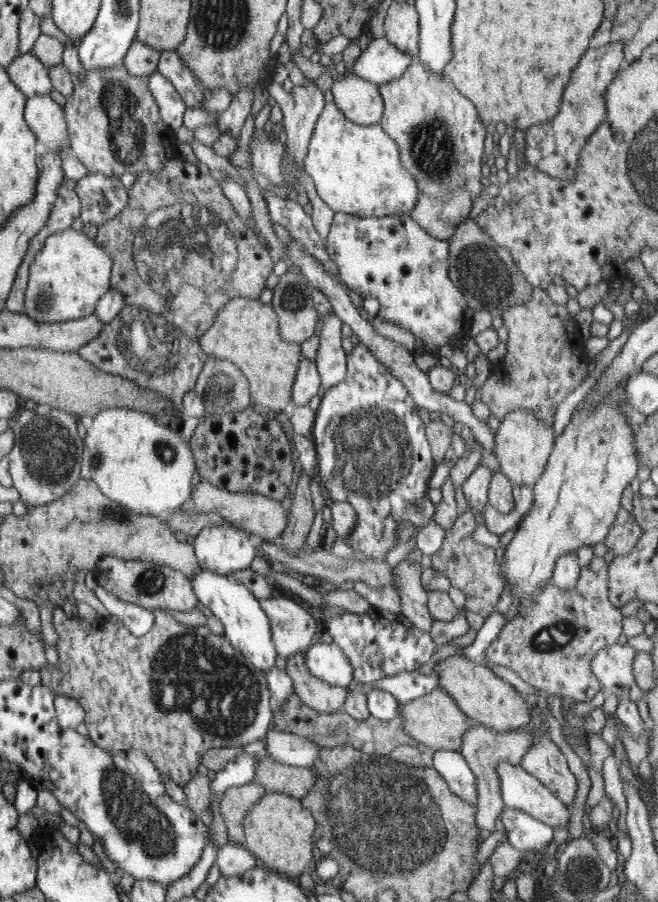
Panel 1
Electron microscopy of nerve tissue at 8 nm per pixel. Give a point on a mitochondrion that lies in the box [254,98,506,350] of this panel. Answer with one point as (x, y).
(433, 147)

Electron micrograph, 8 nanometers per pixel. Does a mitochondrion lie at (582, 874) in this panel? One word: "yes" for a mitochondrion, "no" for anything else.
yes

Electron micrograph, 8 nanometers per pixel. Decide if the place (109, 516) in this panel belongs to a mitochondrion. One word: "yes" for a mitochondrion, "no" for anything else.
yes

